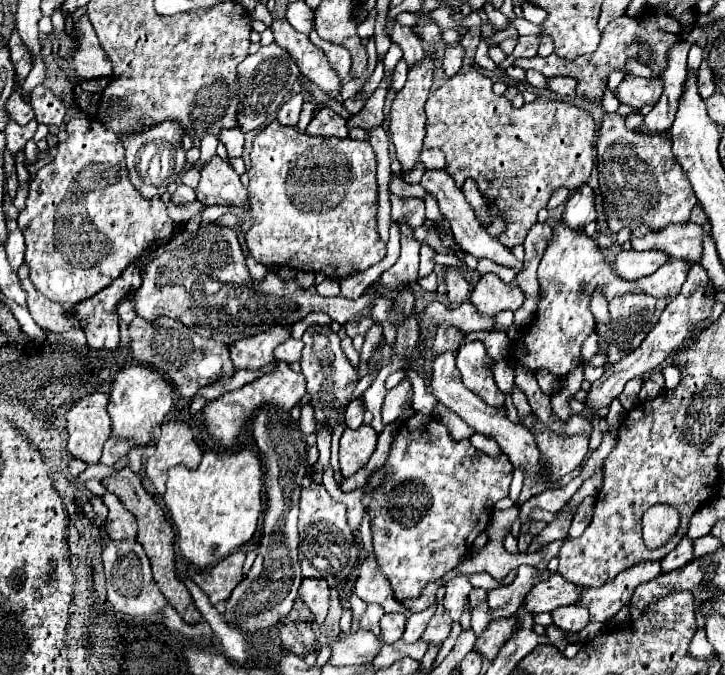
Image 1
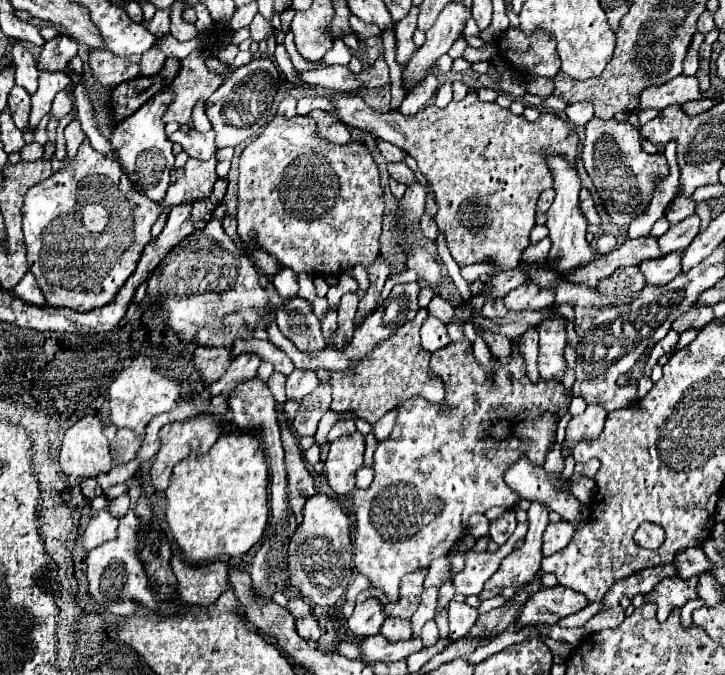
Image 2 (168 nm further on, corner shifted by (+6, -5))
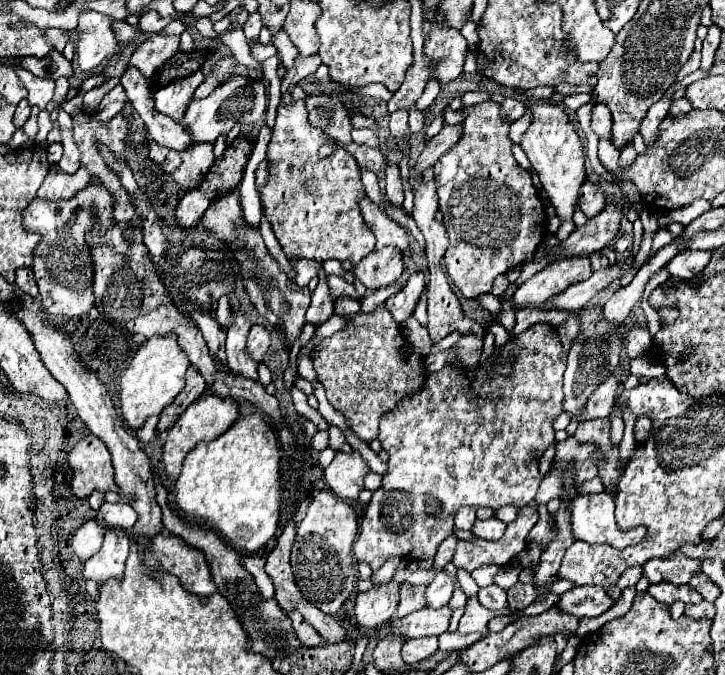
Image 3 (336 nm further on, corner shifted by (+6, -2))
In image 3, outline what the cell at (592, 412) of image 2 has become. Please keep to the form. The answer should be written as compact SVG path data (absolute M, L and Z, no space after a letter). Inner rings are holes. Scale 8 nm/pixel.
M607 378L601 386L591 394L587 406L583 408L587 418L607 418L613 410L613 396L617 390L617 378Z

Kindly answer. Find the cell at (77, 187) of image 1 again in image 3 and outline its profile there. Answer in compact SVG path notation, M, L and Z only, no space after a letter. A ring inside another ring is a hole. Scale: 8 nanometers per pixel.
M93 178L93 182L85 190L81 190L69 200L45 202L41 198L35 198L23 212L23 226L43 236L39 246L35 248L33 272L43 308L51 316L77 318L89 314L95 306L95 296L91 288L93 266L89 246L85 244L85 236L95 222L99 222L101 230L107 230L113 224L113 196L103 184L99 184L97 178Z

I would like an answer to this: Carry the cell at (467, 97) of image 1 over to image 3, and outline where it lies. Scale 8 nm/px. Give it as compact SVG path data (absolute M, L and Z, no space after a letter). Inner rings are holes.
M483 102L463 108L465 122L461 124L461 140L435 164L435 184L439 194L439 210L443 212L443 226L449 236L449 248L443 256L447 274L467 300L477 300L483 294L491 294L493 280L499 274L507 274L517 266L533 258L533 250L543 242L547 222L541 216L541 208L529 208L529 198L537 196L537 190L521 166L515 164L511 154L509 124L501 122L499 104Z

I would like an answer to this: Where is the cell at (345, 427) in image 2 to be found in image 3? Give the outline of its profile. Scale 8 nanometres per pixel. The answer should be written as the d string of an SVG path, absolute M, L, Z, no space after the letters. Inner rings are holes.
M331 426L329 428L329 446L337 452L351 452L351 446L347 444L343 432L337 428L337 426Z

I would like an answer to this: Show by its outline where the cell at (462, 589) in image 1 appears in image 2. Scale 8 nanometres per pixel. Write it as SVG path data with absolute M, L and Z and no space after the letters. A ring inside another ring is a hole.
M519 523L513 535L507 539L505 545L501 545L495 553L475 553L473 549L467 551L465 569L455 575L453 585L455 593L479 593L483 589L483 583L497 571L499 563L513 551L515 541L523 539L527 533L527 523Z

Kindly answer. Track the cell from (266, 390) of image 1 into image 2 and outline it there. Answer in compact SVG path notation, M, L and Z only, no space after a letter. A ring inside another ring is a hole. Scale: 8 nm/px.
M295 369L295 371L287 377L287 399L301 401L301 399L303 399L305 395L309 395L317 385L319 385L319 379L317 379L315 371Z

